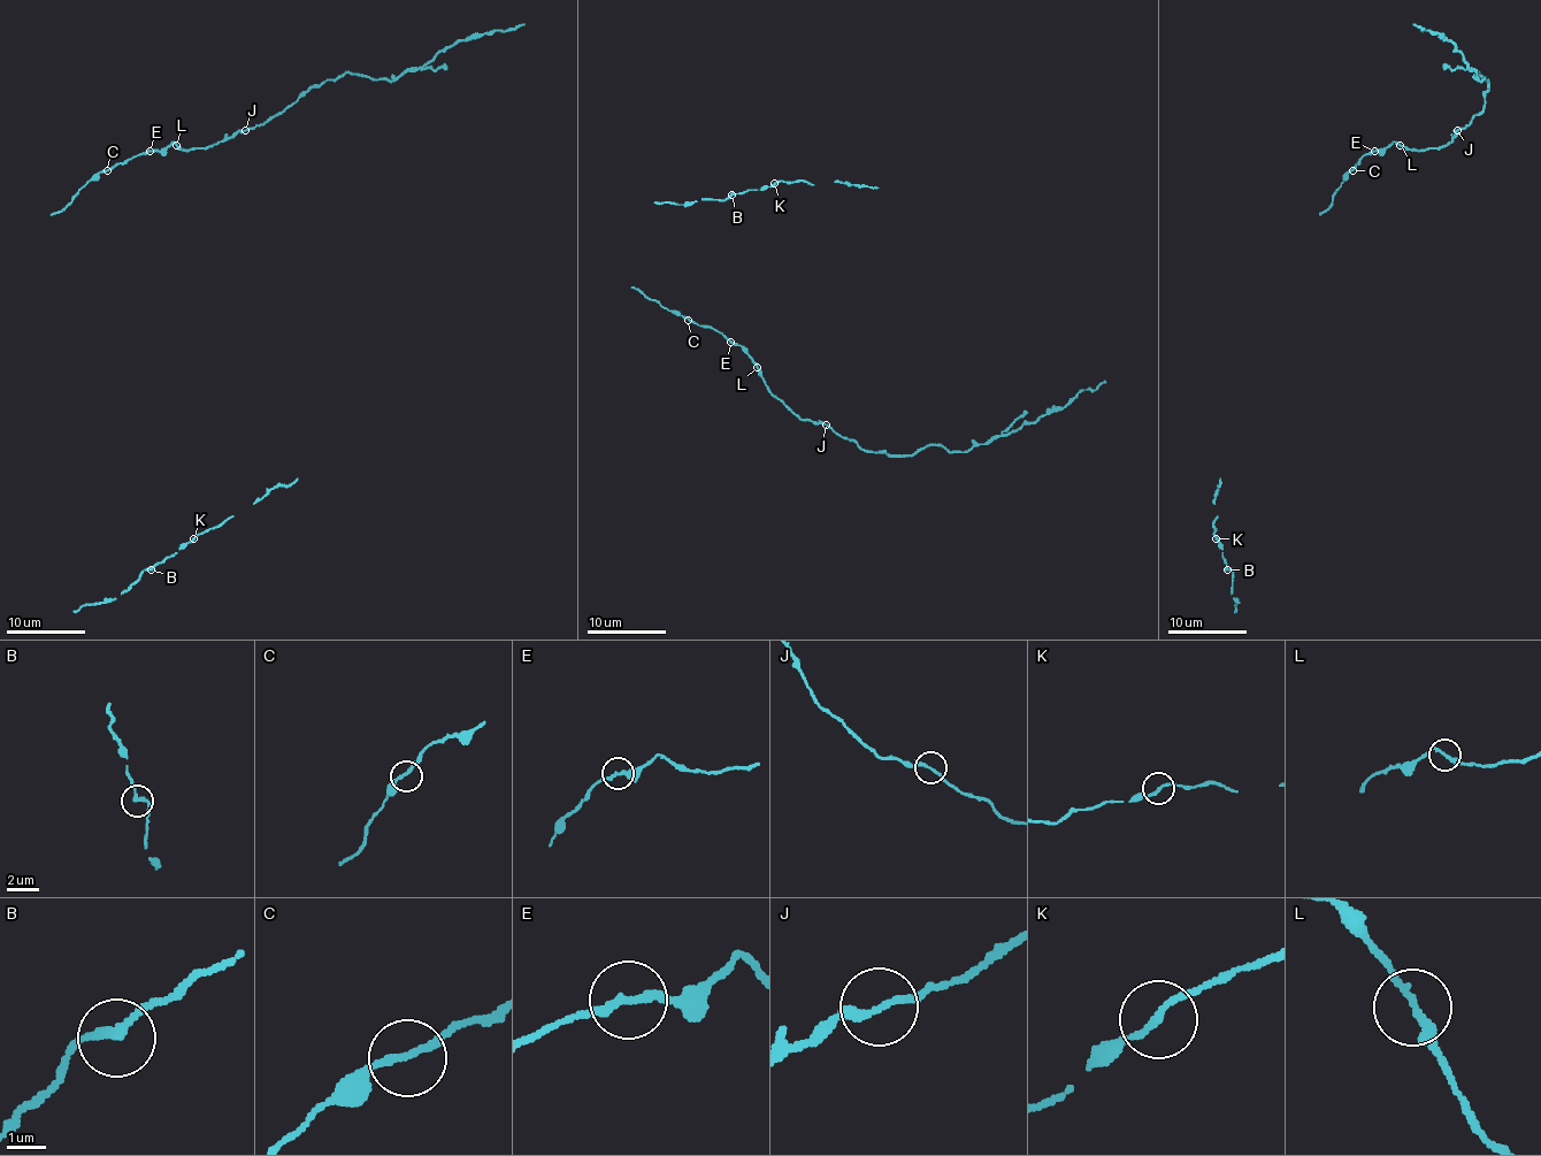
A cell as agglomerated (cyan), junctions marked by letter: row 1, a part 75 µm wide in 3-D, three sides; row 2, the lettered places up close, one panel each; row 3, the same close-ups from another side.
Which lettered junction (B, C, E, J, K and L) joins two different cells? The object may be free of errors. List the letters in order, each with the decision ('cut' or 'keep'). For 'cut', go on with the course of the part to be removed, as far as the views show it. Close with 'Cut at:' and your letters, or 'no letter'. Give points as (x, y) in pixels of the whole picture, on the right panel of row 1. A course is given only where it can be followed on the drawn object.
B: keep
C: keep
E: keep
J: cut; course (1457, 129), (1482, 109), (1487, 79), (1469, 68), (1449, 40), (1413, 24)
K: keep
L: keep
Cut at: J

